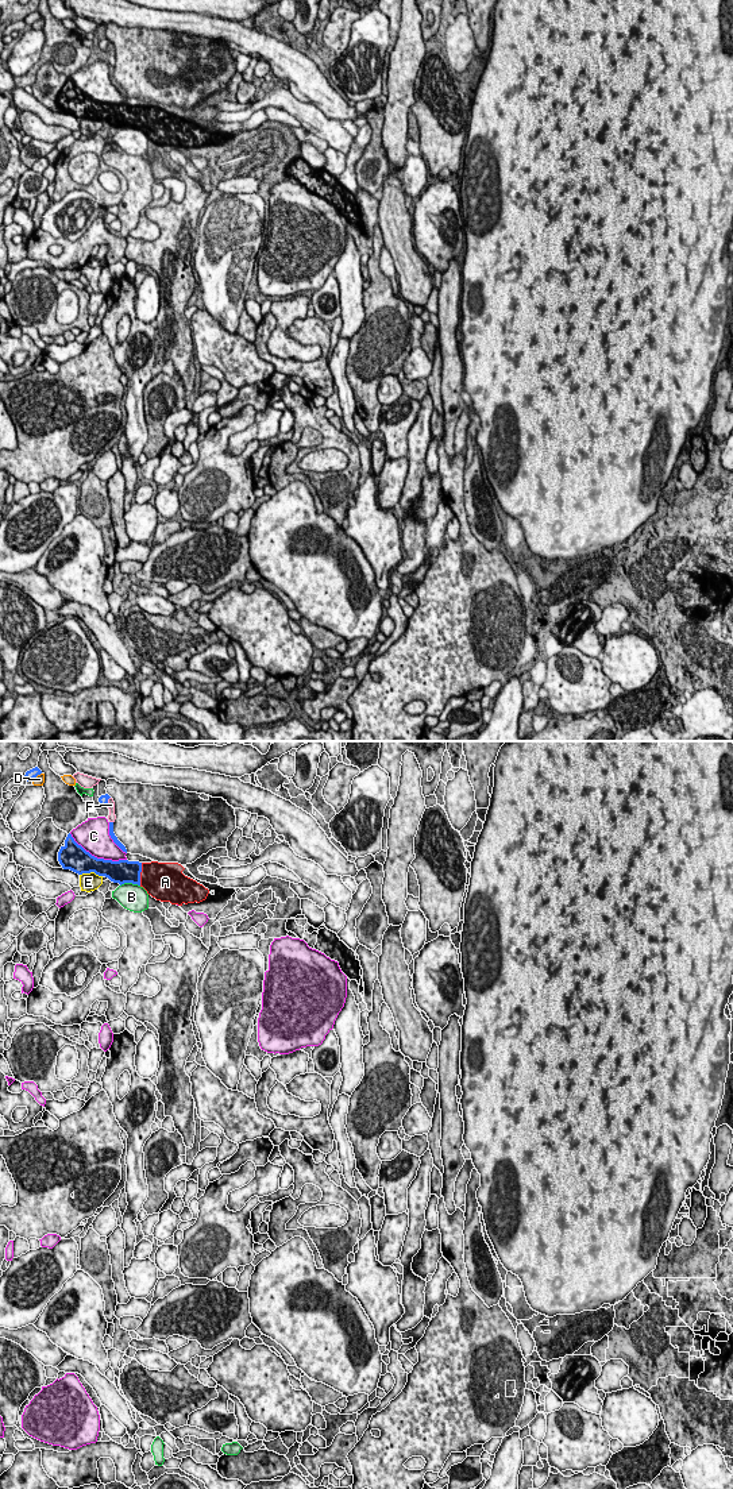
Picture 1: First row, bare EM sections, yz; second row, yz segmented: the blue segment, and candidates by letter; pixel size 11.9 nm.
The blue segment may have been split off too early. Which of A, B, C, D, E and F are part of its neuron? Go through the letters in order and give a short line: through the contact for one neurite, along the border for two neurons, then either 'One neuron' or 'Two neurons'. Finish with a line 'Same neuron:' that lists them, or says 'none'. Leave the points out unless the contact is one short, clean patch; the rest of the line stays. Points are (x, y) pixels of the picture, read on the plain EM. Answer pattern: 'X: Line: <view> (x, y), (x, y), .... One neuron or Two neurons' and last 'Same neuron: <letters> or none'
A: Line: yz (123, 115), (139, 118), (159, 123). One neuron
B: Two neurons
C: Two neurons
D: Two neurons
E: Two neurons
F: Two neurons
Same neuron: A

